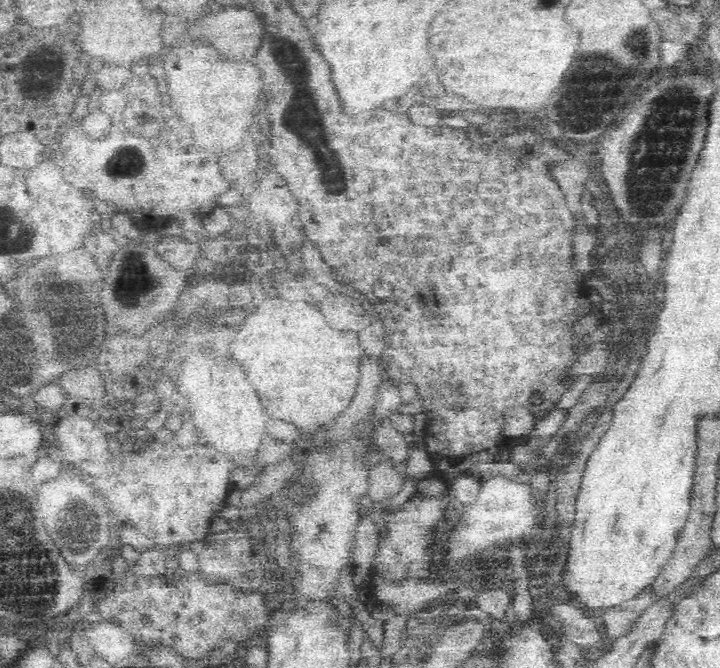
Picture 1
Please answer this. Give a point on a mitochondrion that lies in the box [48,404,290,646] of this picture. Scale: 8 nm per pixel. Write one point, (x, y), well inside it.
(69, 523)

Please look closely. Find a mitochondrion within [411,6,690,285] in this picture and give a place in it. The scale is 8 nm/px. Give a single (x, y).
(592, 64)

